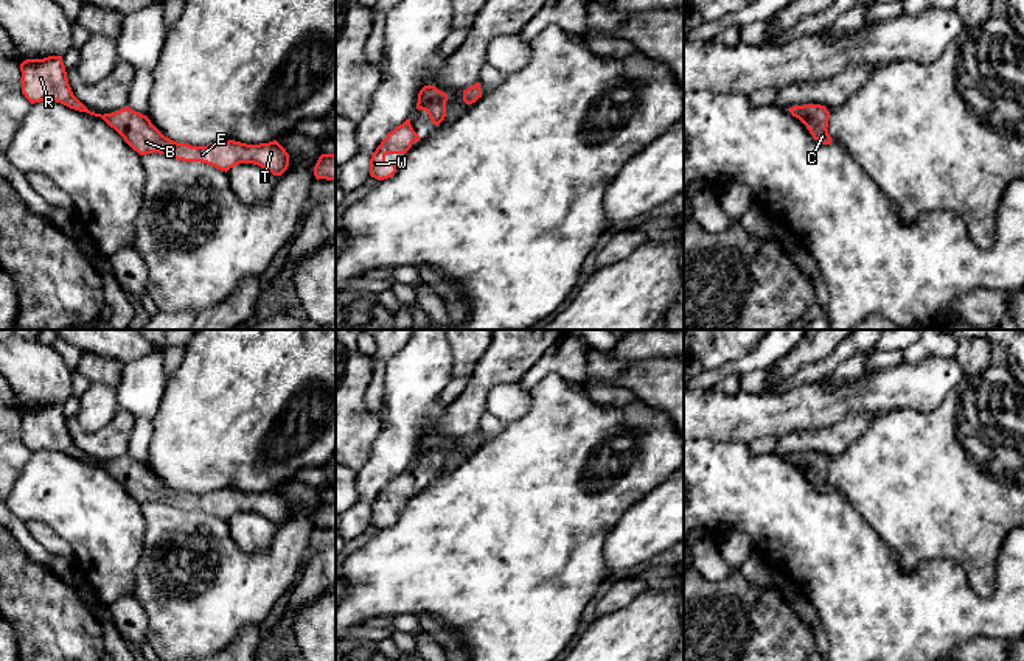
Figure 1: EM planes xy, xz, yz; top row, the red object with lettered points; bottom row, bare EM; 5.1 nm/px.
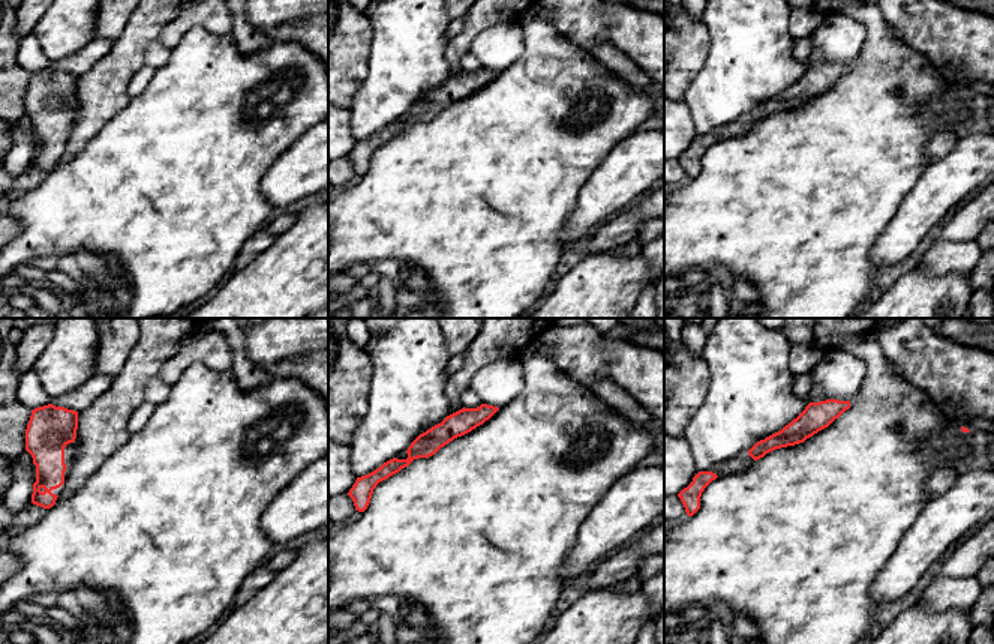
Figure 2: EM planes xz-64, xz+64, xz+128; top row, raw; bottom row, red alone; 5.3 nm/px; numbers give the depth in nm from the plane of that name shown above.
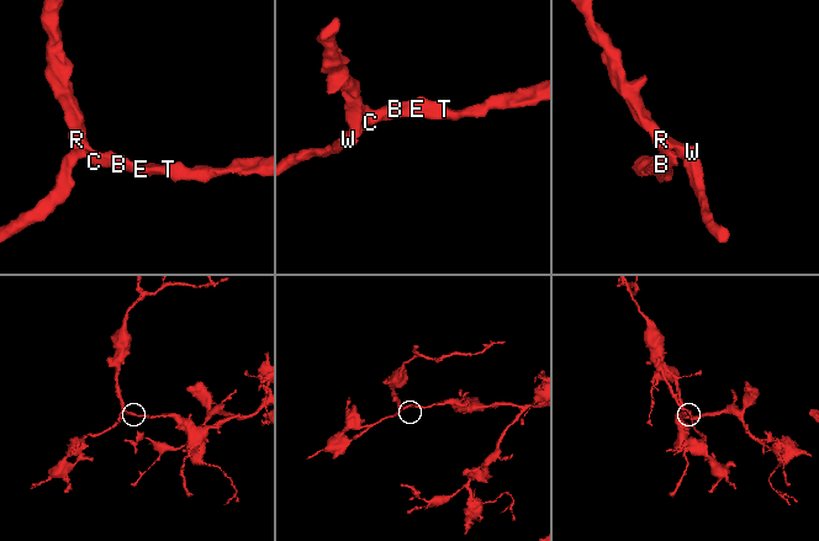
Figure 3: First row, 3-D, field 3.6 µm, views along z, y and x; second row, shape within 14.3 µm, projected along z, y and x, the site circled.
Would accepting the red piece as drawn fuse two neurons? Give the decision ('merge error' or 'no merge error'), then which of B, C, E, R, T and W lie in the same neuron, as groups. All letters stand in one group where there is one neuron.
no merge error; B C E R T W

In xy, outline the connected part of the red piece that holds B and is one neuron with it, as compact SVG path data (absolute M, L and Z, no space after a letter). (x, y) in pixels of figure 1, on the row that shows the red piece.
M62 56L26 59L20 64L22 93L34 104L56 101L70 109L101 117L140 156L158 152L183 162L202 162L221 171L239 163L258 165L273 176L281 176L289 166L289 154L277 142L247 145L235 140L191 146L165 137L151 120L129 106L112 114L90 112L71 92Z

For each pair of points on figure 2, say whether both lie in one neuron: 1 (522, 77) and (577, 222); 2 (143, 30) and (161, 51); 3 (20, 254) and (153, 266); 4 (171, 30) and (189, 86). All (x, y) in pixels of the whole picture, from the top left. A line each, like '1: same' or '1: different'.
1: different
2: different
3: same
4: different

